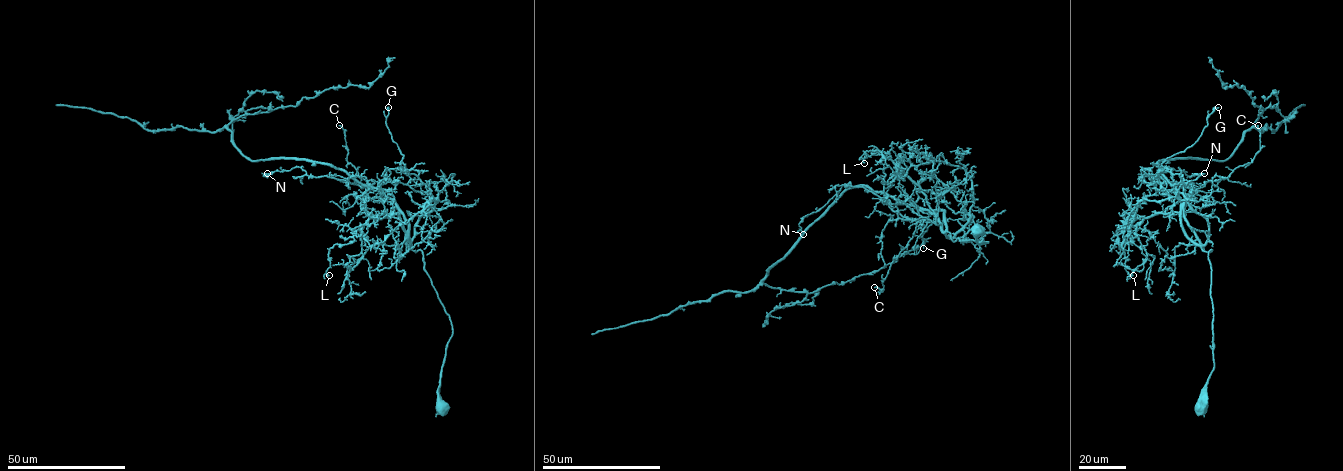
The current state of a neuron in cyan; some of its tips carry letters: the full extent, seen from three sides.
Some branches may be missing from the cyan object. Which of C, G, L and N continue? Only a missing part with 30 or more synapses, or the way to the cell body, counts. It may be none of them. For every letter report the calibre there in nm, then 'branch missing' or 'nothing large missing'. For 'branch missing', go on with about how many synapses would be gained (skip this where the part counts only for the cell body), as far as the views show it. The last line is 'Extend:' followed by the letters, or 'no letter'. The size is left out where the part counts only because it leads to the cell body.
C: 200 nm thick; nothing large missing
G: 160 nm thick; nothing large missing
L: 180 nm thick; nothing large missing
N: 200 nm thick; nothing large missing
Extend: no letter

